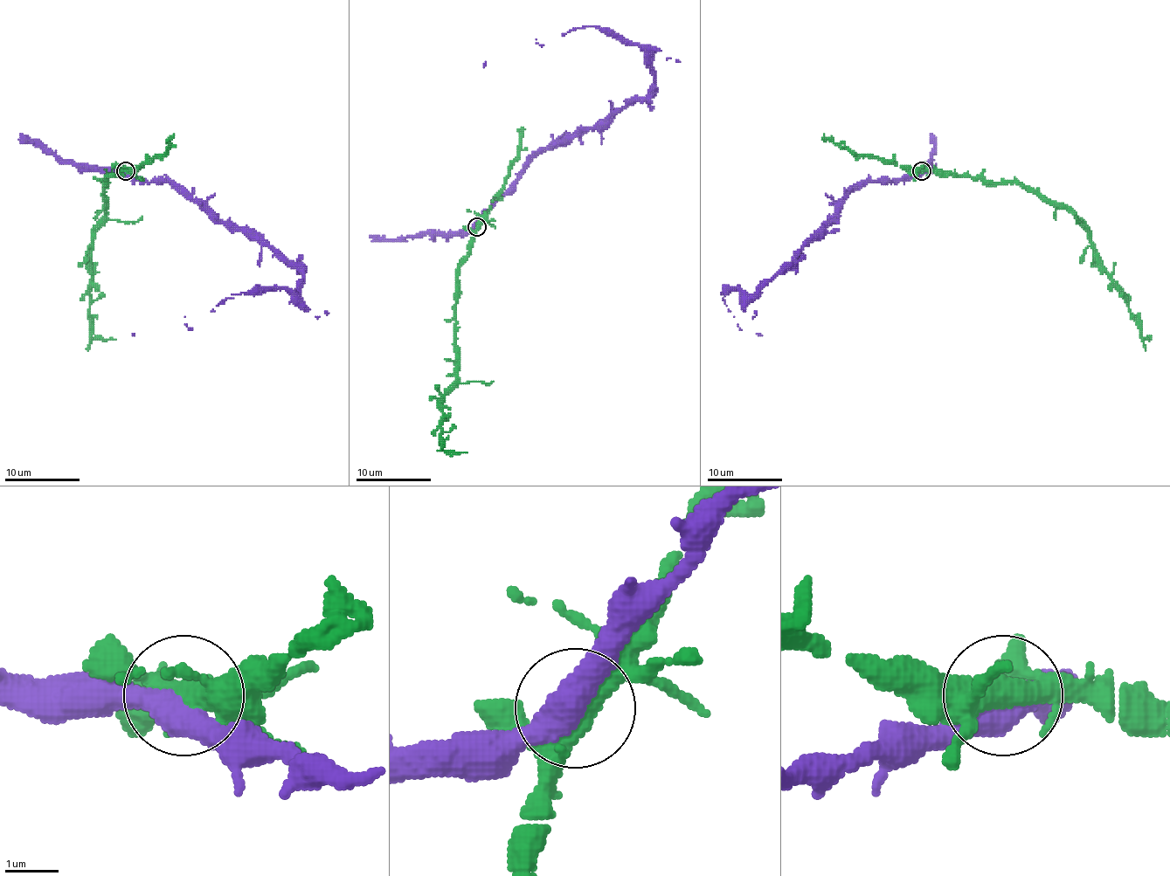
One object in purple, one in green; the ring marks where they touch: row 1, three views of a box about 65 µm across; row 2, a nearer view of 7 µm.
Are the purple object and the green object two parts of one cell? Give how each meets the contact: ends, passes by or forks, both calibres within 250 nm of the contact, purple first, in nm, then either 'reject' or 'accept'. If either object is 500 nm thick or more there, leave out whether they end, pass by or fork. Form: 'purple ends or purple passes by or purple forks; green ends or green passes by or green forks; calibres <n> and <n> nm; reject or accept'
purple passes by; green forks; calibres 480 and 380 nm; reject

